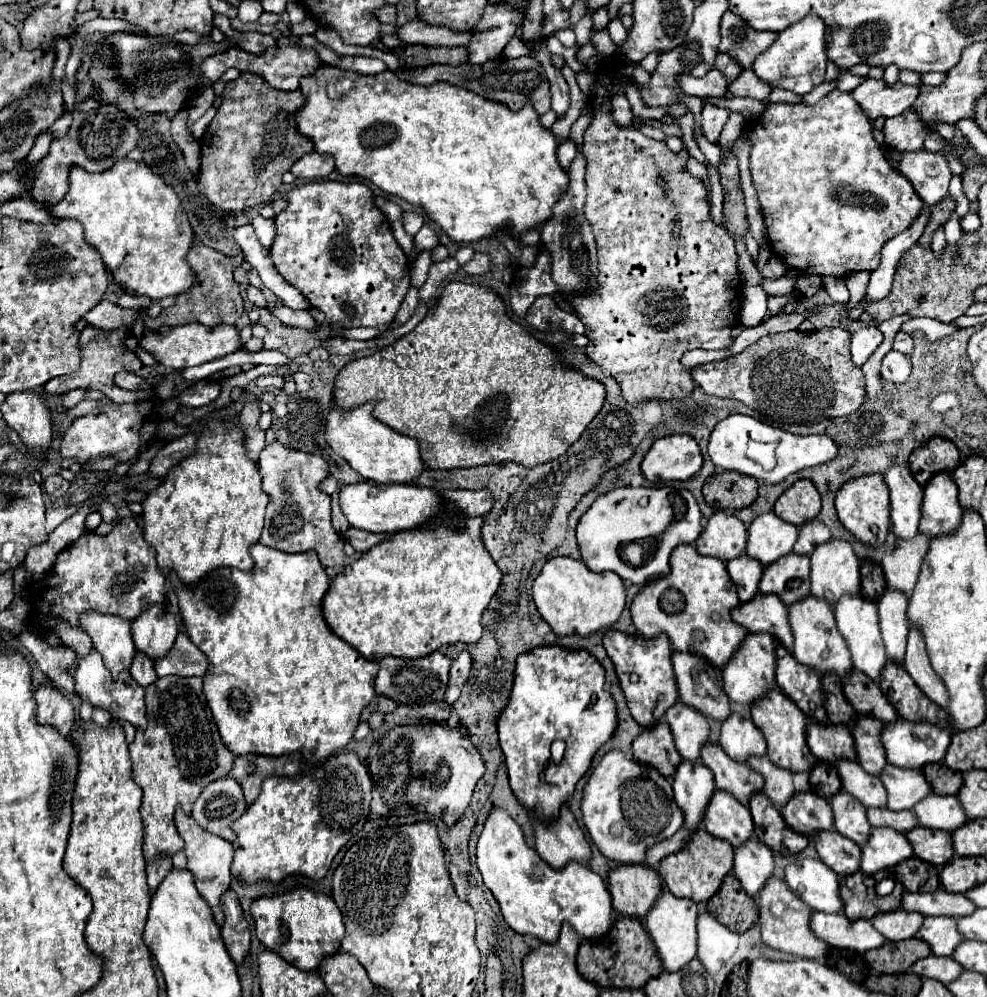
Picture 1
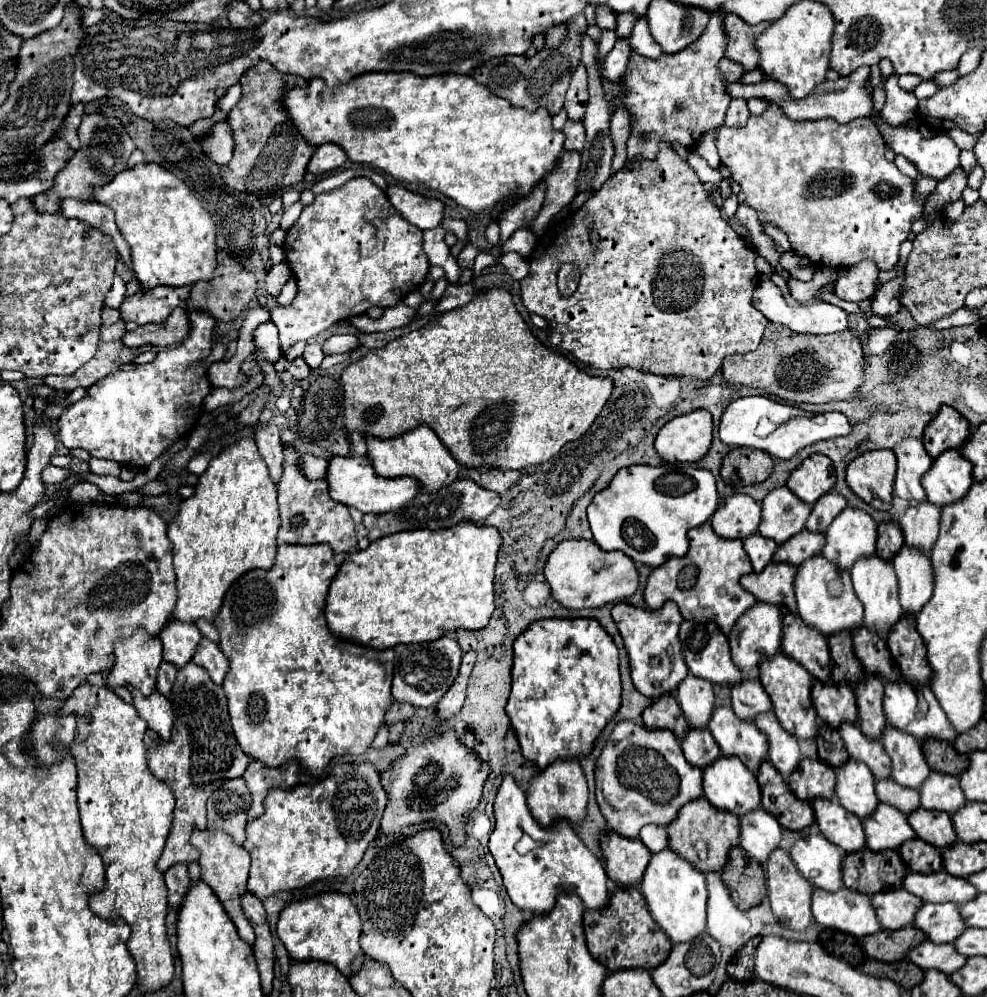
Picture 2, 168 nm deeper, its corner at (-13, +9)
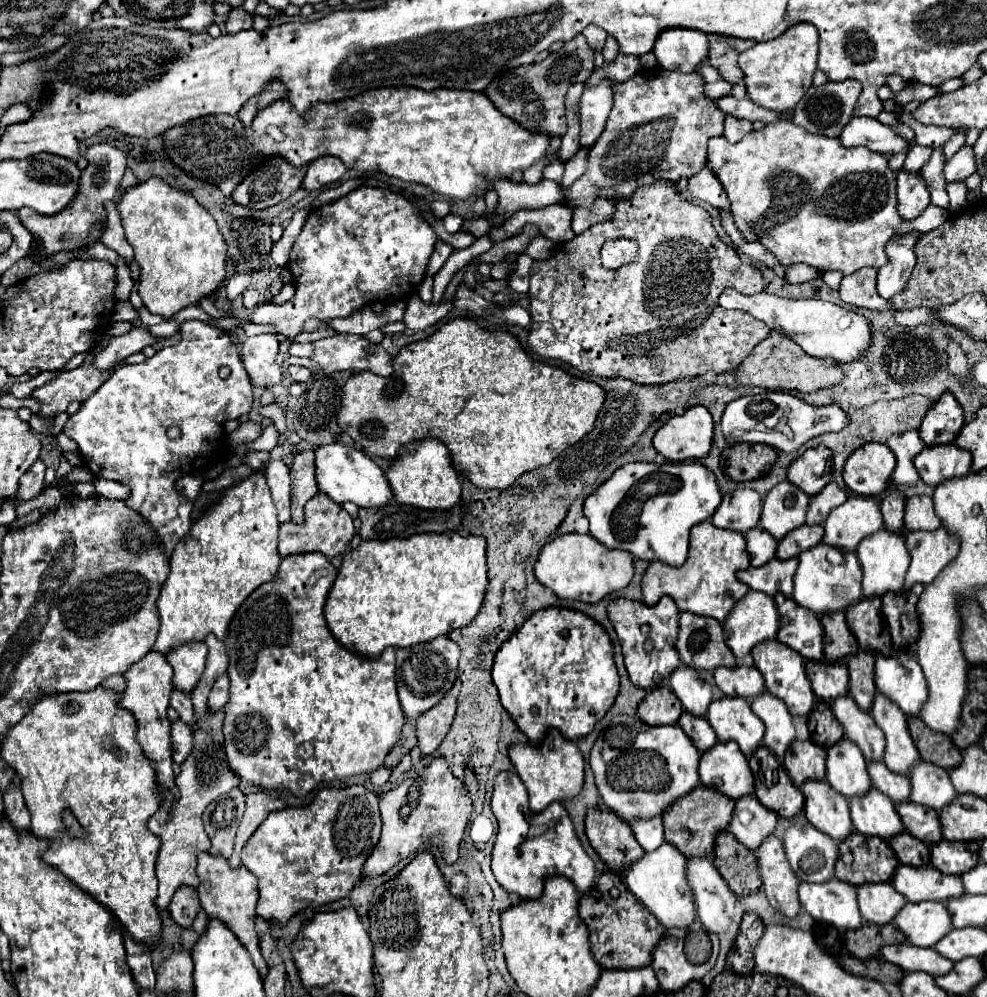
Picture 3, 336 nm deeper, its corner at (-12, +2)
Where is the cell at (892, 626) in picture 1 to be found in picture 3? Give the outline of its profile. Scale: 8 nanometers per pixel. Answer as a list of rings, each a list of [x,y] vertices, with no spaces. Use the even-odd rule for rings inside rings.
[[[943,525],[931,533],[909,533],[907,547],[911,553],[911,565],[903,589],[911,589],[915,583],[929,585],[959,553],[959,541],[955,541]]]

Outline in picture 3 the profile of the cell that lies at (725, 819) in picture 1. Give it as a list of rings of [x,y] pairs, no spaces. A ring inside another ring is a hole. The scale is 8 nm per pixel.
[[[735,741],[717,743],[705,751],[699,761],[699,777],[703,785],[715,787],[731,799],[739,799],[755,791],[747,757]]]

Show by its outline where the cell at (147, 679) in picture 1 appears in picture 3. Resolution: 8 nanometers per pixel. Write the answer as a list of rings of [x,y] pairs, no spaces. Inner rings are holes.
[[[173,689],[171,693],[171,707],[179,713],[181,721],[187,723],[193,731],[195,731],[195,711],[193,711],[193,705],[191,705],[191,697]]]

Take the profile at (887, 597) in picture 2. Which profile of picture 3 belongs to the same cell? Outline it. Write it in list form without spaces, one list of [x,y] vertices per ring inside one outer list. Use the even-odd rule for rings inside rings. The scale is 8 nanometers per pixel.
[[[881,529],[879,533],[873,533],[871,537],[865,537],[859,543],[859,549],[855,551],[863,569],[863,595],[865,597],[883,597],[889,591],[901,591],[905,573],[909,567],[909,553],[905,545],[907,531],[901,533],[889,533],[889,529]]]

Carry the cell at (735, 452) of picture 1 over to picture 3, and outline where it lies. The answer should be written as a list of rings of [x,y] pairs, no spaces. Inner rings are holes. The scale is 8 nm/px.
[[[767,391],[767,393],[759,393],[759,395],[739,397],[727,405],[723,419],[721,419],[723,435],[731,445],[733,443],[765,443],[765,445],[771,445],[773,449],[785,451],[785,453],[797,451],[805,441],[809,441],[817,435],[841,431],[847,423],[849,423],[849,417],[845,415],[845,411],[839,405],[815,407],[815,405],[809,405],[807,401],[803,401],[801,397],[783,393],[783,391]],[[781,421],[785,423],[785,427],[789,431],[777,429]]]

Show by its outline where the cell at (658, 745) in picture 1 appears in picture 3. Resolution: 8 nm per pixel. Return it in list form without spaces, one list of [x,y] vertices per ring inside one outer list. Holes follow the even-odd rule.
[[[661,685],[645,695],[639,703],[639,717],[647,725],[675,725],[683,713],[681,703],[667,685]]]

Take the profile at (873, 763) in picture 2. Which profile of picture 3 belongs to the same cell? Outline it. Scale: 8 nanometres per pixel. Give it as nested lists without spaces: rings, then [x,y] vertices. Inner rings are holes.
[[[851,695],[837,697],[831,705],[835,717],[845,729],[845,735],[859,745],[867,761],[879,761],[883,759],[885,749],[885,737],[883,731],[875,725],[871,713],[861,713],[859,705],[851,701]]]

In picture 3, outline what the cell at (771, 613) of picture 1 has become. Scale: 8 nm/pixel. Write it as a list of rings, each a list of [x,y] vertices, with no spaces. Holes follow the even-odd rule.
[[[777,557],[767,561],[761,567],[749,567],[737,573],[739,581],[749,585],[755,591],[763,591],[767,595],[775,595],[781,591],[785,597],[791,597],[793,593],[793,575],[797,571],[797,557],[779,561]]]

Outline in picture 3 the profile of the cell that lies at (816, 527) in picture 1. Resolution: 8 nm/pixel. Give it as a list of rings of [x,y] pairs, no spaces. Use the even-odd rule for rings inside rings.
[[[831,481],[815,497],[809,499],[807,525],[821,525],[827,519],[827,515],[831,513],[831,509],[835,509],[837,505],[841,505],[845,501],[847,501],[847,493]]]

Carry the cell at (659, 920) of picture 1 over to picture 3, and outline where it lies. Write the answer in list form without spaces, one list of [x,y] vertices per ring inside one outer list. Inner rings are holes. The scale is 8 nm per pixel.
[[[663,843],[659,849],[645,853],[637,863],[631,863],[627,869],[621,871],[627,889],[657,917],[659,923],[665,925],[665,929],[669,927],[687,929],[697,917],[693,893],[685,879],[685,867],[687,867],[685,855],[679,849],[675,849],[675,845]]]

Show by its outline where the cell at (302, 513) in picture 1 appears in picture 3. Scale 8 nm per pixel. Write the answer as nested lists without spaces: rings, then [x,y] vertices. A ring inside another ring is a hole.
[[[317,493],[305,505],[305,525],[295,525],[293,521],[281,525],[278,551],[281,553],[281,557],[317,551],[317,553],[323,553],[327,559],[331,559],[331,557],[339,555],[341,551],[345,551],[345,547],[349,545],[353,535],[355,535],[355,527],[353,527],[351,515],[341,505],[337,505],[335,501],[325,497],[323,493]]]

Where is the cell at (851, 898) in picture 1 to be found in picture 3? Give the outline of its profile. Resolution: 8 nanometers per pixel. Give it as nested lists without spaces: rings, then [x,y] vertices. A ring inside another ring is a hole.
[[[851,833],[847,841],[839,843],[839,859],[835,865],[835,877],[851,885],[889,881],[899,865],[893,849],[879,837],[859,837]]]

